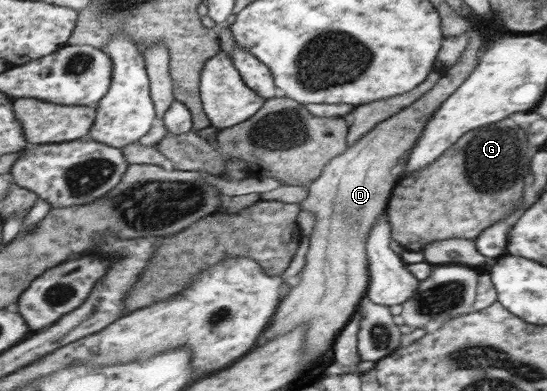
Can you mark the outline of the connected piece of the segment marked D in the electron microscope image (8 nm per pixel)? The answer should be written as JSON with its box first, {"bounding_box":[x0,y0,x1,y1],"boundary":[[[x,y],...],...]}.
{"bounding_box":[255,27,485,359],"boundary":[[[476,27],[467,28],[463,33],[468,35],[468,45],[464,53],[461,53],[455,64],[443,66],[438,70],[440,78],[429,91],[411,105],[375,125],[375,128],[365,133],[341,155],[328,160],[320,175],[306,188],[308,192],[305,199],[297,205],[301,205],[301,210],[313,213],[315,221],[308,242],[309,251],[305,255],[305,267],[301,269],[299,283],[291,287],[287,295],[281,297],[272,325],[262,333],[255,347],[265,345],[266,340],[272,337],[303,326],[308,341],[308,347],[304,350],[314,353],[315,359],[331,347],[335,333],[339,333],[339,329],[353,315],[355,305],[360,303],[361,295],[368,289],[368,261],[363,261],[367,243],[365,239],[368,239],[369,227],[381,215],[389,191],[393,187],[395,177],[391,175],[390,169],[403,155],[403,151],[412,149],[429,117],[467,79],[482,55],[481,47],[484,47],[485,43],[481,39],[484,39],[484,36],[477,32]]]}

